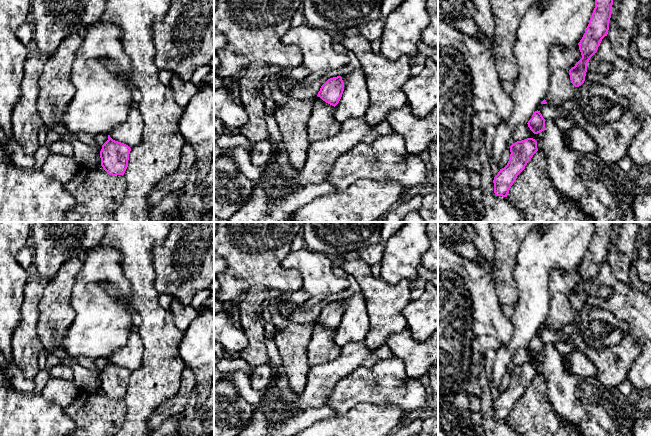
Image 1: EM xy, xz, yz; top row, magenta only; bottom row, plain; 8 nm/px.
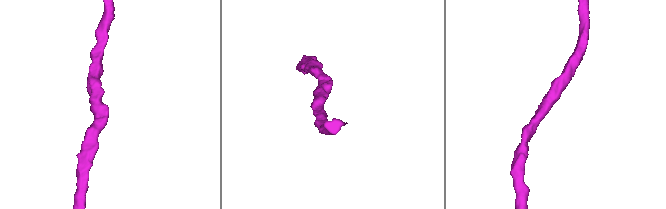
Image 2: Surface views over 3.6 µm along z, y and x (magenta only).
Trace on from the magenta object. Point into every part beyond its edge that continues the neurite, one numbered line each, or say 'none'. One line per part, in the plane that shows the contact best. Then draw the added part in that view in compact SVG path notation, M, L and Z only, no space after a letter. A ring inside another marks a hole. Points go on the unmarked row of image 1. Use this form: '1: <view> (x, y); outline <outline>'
none

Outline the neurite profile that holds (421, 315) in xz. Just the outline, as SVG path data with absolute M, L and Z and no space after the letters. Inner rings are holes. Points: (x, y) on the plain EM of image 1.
M429 281L421 297L410 301L402 315L412 337L419 342L426 341L438 331L438 288Z

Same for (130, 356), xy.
M131 331L127 343L115 351L110 361L130 372L137 370L143 361L143 341L138 332Z

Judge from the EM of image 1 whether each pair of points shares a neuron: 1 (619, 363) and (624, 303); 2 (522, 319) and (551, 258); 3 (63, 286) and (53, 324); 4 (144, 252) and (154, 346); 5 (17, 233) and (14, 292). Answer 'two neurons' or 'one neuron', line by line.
1: one neuron
2: one neuron
3: one neuron
4: one neuron
5: one neuron

